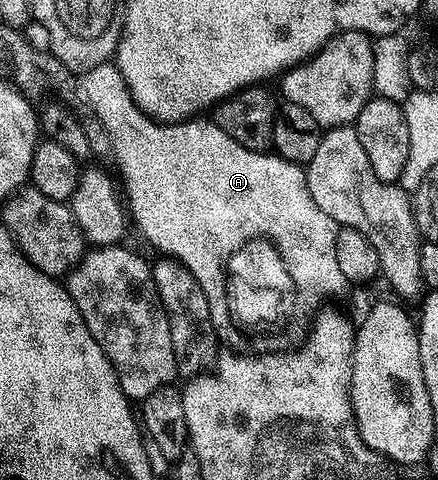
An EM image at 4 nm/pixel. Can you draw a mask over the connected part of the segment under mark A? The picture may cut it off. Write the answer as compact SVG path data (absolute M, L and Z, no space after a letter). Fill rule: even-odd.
M107 62L101 64L92 70L81 73L77 79L77 95L80 97L80 100L82 98L83 102L90 107L88 108L89 111L100 120L101 125L104 126L104 130L108 132L108 137L111 139L112 160L118 163L116 172L124 185L124 196L128 201L129 215L132 217L133 223L134 220L138 223L139 229L137 228L137 231L151 249L156 250L156 248L159 248L166 255L163 257L173 258L197 282L197 286L204 292L208 302L209 316L212 318L213 328L218 336L219 343L225 347L226 345L230 346L231 348L229 349L238 350L240 349L239 332L243 332L246 328L258 328L258 333L262 335L258 340L259 349L269 350L274 354L282 354L287 350L297 349L304 333L307 331L308 322L313 321L316 313L325 305L322 303L325 302L326 296L334 296L337 292L342 292L345 288L348 288L348 281L344 278L344 274L340 274L340 266L336 263L336 234L340 226L335 220L328 218L328 214L324 214L324 210L320 210L320 206L316 206L316 202L312 202L312 194L308 194L303 165L293 164L290 160L285 160L284 157L271 154L269 151L253 152L248 150L244 146L240 146L240 142L228 138L228 134L224 134L224 130L220 130L220 126L216 126L206 118L191 118L183 120L180 124L159 124L152 117L145 116L136 106L128 86L120 74L117 63ZM267 233L270 234L268 239L276 242L277 246L277 250L270 252L270 256L274 256L274 268L262 268L262 256L238 256L234 253L241 245L246 244L250 240L262 239ZM270 280L278 280L278 284L282 284L282 280L286 280L286 300L298 300L298 296L303 298L303 318L301 320L290 320L290 324L286 324L286 332L282 332L282 324L274 324L274 320L266 320L266 316L238 316L238 320L234 324L228 311L230 288L238 288L238 284L242 284L242 288L246 288L246 284L254 284L254 288L262 288L262 284L270 284ZM270 332L278 332L278 336L274 336L274 340L265 340L263 336L270 336Z

